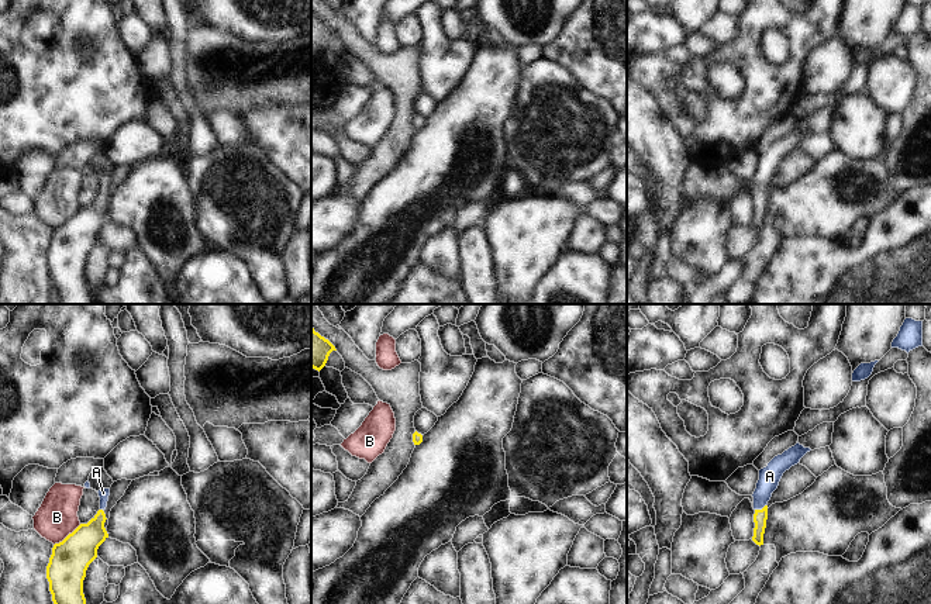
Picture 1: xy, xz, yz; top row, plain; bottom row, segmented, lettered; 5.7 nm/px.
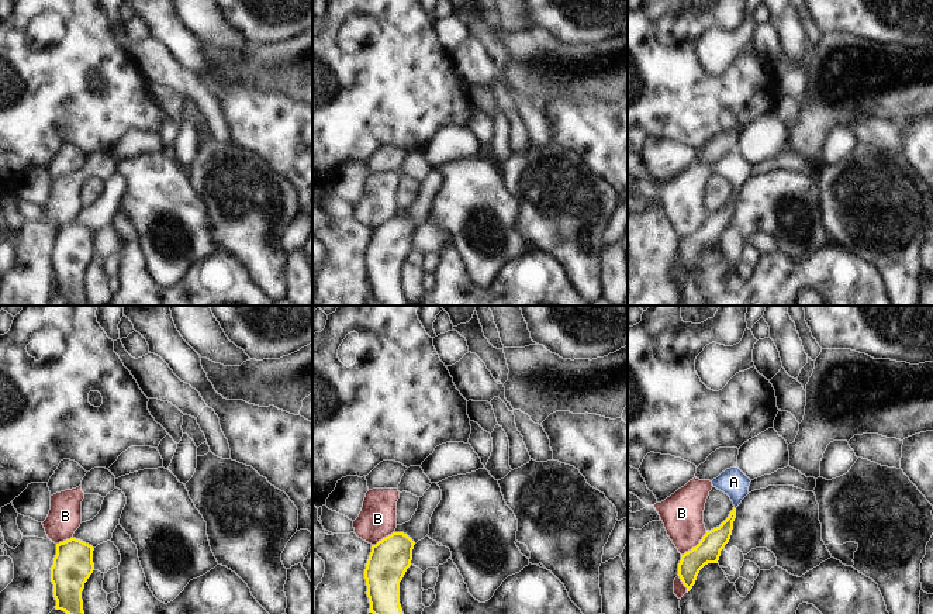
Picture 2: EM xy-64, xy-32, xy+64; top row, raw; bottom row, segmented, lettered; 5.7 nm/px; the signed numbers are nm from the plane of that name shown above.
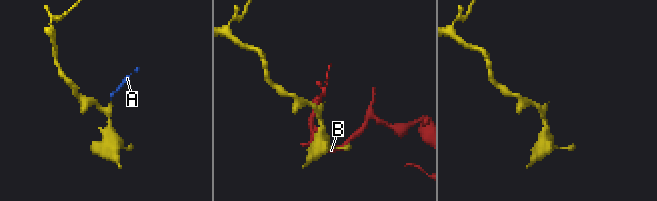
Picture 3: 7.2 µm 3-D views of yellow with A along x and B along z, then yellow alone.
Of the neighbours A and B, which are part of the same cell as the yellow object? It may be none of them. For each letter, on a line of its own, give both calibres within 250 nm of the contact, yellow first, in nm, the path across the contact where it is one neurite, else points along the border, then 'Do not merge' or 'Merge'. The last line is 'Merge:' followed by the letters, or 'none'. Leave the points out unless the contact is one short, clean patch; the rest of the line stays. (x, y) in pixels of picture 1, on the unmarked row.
A: Thickness 80 nm (yellow) against 120 nm. Path across: yz (761, 200), (759, 194), (759, 185), (769, 161). Merge
B: Thickness 220 nm (yellow) against 240 nm. Do not merge
Merge: A

